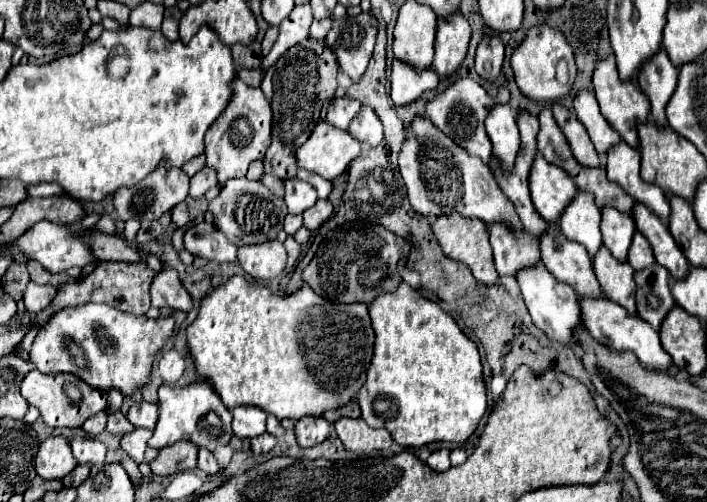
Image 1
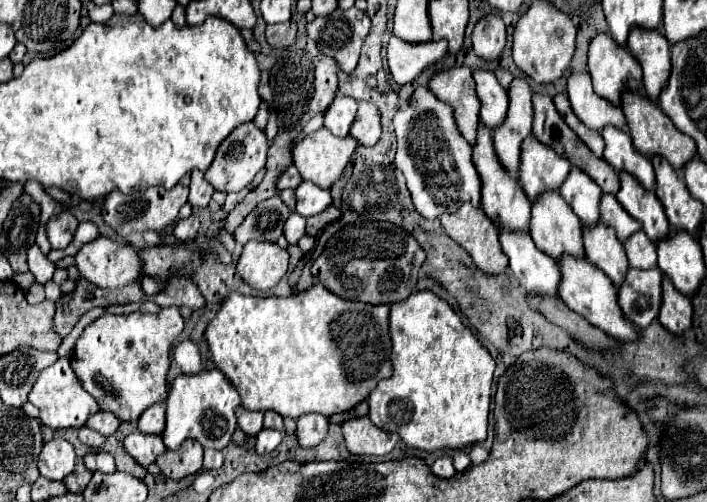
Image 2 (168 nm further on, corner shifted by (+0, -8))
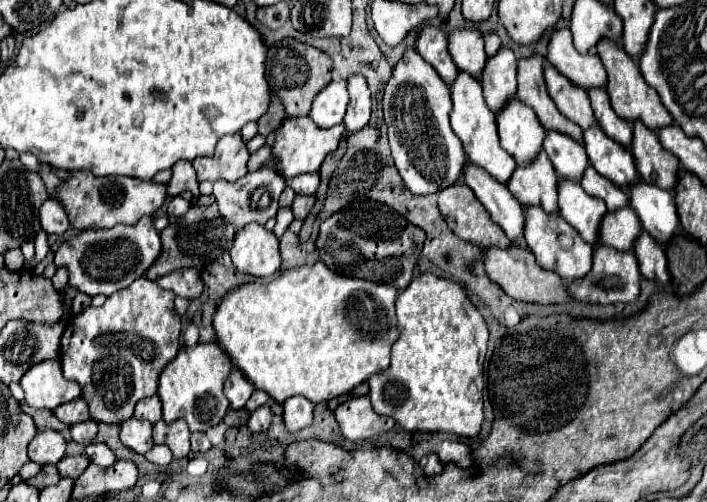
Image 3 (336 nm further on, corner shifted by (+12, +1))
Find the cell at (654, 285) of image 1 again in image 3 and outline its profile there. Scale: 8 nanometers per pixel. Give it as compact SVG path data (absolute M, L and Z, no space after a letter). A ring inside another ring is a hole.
M598 244L592 256L592 270L578 280L566 284L568 294L574 300L586 300L592 304L614 304L614 302L634 302L640 294L640 270L638 260L632 250L616 250L606 244Z

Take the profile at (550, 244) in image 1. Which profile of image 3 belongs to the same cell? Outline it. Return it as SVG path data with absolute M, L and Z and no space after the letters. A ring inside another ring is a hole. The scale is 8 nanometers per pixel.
M542 150L532 164L516 166L508 180L510 192L520 200L522 206L536 204L542 206L548 214L558 212L558 192L556 192L556 170Z

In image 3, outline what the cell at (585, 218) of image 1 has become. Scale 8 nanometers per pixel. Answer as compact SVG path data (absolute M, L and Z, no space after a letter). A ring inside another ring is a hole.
M558 130L546 132L544 150L546 150L548 158L552 160L556 174L572 178L572 180L580 180L586 166L590 164L586 148L572 136L562 134Z

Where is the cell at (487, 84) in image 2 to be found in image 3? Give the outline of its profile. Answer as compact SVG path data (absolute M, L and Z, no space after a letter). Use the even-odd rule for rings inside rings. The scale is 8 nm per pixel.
M454 28L448 34L448 52L458 68L480 78L486 64L484 40L476 28Z

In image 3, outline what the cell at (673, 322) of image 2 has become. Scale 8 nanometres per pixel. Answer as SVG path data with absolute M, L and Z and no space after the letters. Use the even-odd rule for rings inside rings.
M642 230L640 236L634 242L634 254L638 258L638 266L640 272L650 278L652 282L666 286L670 282L668 270L666 270L666 254L662 250L662 246L646 232Z

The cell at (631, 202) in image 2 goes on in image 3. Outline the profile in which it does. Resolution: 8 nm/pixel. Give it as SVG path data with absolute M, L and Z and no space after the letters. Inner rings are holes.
M598 124L584 130L584 146L592 166L614 184L626 188L628 184L640 180L630 150L606 136Z

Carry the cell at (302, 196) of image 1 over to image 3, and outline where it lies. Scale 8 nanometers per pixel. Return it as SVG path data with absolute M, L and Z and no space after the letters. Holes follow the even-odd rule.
M312 172L312 174L300 174L300 176L294 176L294 178L288 178L286 184L296 192L296 194L314 194L318 190L318 184L320 184L320 176L318 172Z

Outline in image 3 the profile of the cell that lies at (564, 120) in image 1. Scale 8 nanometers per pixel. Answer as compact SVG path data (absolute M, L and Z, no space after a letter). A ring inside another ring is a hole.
M546 62L544 66L546 86L556 102L558 110L568 118L574 120L582 130L588 130L594 124L594 112L588 100L588 92L576 84L572 84L564 74L560 74L552 64Z

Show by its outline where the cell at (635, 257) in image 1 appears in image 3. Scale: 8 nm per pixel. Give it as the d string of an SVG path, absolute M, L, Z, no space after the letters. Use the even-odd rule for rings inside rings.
M624 206L616 212L606 212L606 216L602 216L598 242L608 244L616 250L632 250L632 244L636 242L640 230L642 224L636 212L630 206Z

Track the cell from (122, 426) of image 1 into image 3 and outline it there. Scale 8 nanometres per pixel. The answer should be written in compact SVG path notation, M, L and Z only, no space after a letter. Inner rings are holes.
M76 398L76 400L72 400L72 402L60 404L60 406L56 406L52 412L54 412L54 416L56 416L60 422L64 422L64 424L68 424L68 426L72 426L72 424L76 424L76 422L86 422L86 420L90 418L90 414L88 414L88 404L84 402L84 398Z

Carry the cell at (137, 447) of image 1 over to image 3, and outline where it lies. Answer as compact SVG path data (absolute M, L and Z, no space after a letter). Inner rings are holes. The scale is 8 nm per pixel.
M130 418L122 424L120 440L122 440L124 446L132 448L134 452L146 454L154 446L154 442L152 442L152 424Z

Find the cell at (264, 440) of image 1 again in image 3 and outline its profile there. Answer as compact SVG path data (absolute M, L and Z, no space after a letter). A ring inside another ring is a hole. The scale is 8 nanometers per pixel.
M264 404L264 406L260 406L258 410L252 412L252 416L250 416L250 420L248 420L248 428L250 428L252 432L264 432L264 430L268 430L268 426L270 426L270 418L272 418L272 414L270 414L270 404Z

